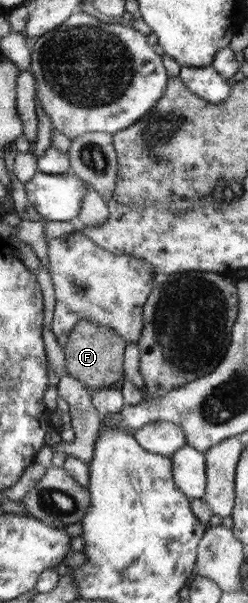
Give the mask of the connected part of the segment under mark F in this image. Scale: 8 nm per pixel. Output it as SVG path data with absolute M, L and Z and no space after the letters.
M81 320L69 332L64 345L66 371L74 378L82 381L90 390L113 387L114 383L124 375L124 351L126 341L109 326L91 321Z

